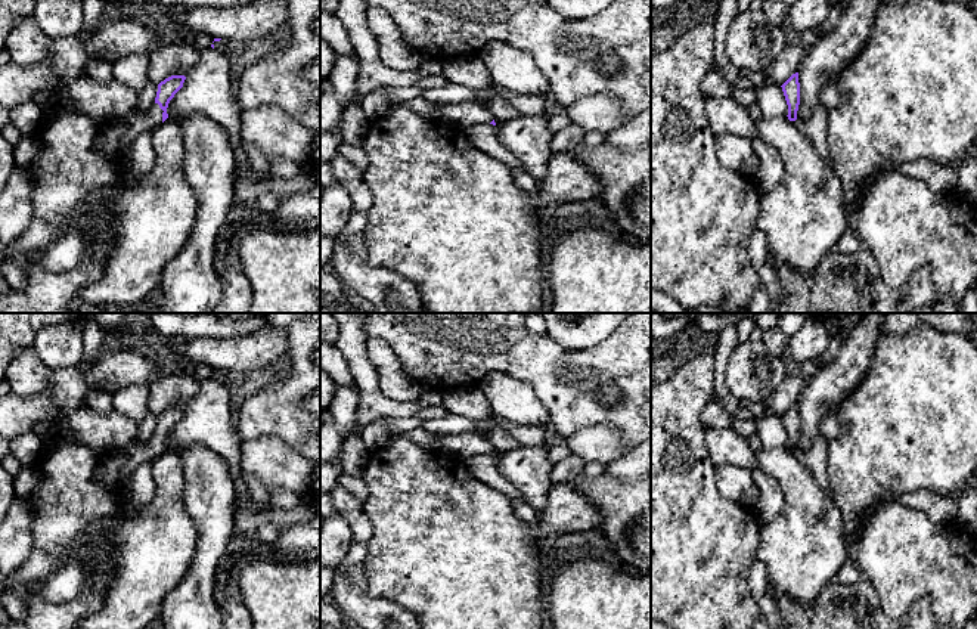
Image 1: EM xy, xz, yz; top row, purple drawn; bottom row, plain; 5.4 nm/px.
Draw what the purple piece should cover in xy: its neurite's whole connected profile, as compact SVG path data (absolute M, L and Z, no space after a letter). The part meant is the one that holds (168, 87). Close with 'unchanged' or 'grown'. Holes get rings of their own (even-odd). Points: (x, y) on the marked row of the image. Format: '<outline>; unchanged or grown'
M184 75L165 78L158 84L156 97L149 111L131 111L103 126L97 134L97 148L109 158L122 158L139 134L152 131L168 118L168 103L183 87L184 80Z; grown

